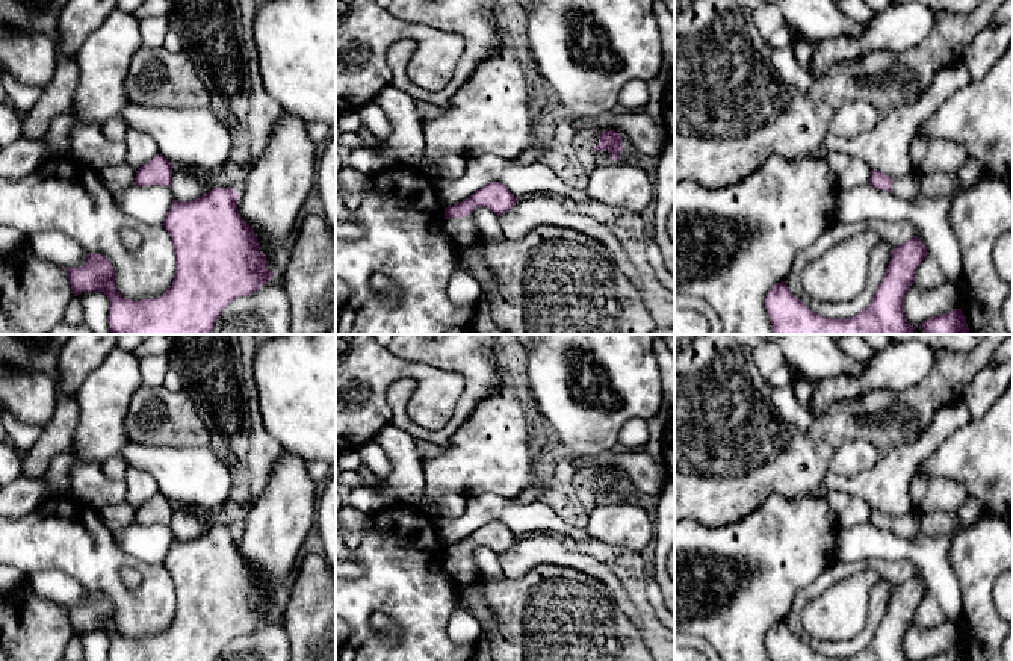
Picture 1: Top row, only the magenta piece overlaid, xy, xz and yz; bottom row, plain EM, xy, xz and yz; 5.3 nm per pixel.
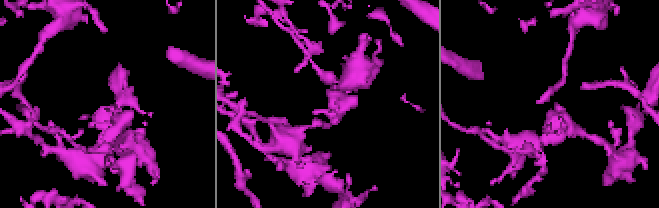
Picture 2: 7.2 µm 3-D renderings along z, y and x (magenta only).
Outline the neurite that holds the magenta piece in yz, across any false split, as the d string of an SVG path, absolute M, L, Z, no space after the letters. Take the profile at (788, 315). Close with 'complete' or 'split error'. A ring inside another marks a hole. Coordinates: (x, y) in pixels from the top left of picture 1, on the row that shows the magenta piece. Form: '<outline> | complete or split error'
M916 236L895 247L872 301L859 315L845 319L832 319L813 313L791 293L785 281L774 284L765 296L771 322L770 334L912 334L915 327L907 322L903 304L915 281L916 269L927 254L924 242Z | complete

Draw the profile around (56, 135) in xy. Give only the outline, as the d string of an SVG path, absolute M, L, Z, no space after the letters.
M62 116L51 121L42 133L42 141L48 145L54 156L70 156L70 130L73 127L73 116Z

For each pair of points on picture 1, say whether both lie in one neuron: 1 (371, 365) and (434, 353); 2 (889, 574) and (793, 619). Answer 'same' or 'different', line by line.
1: different
2: same

